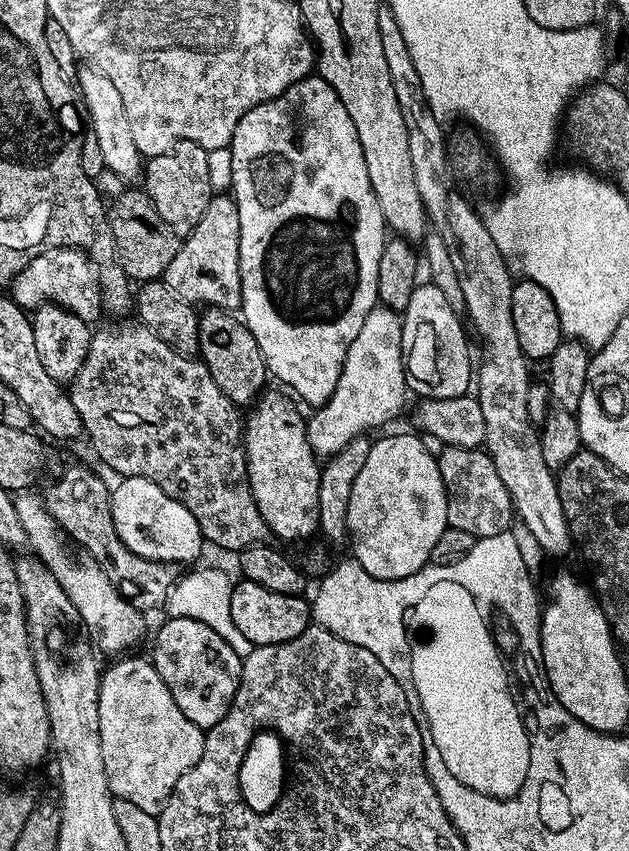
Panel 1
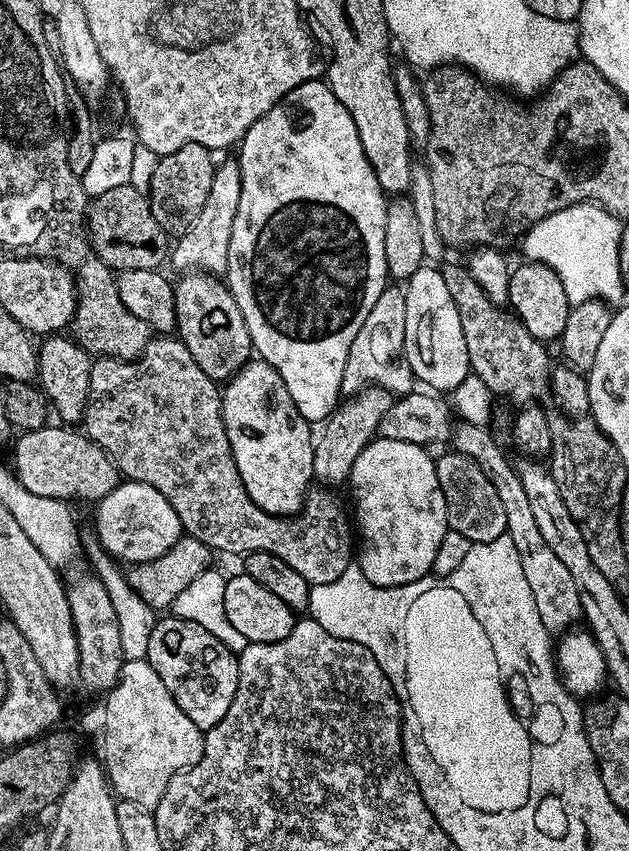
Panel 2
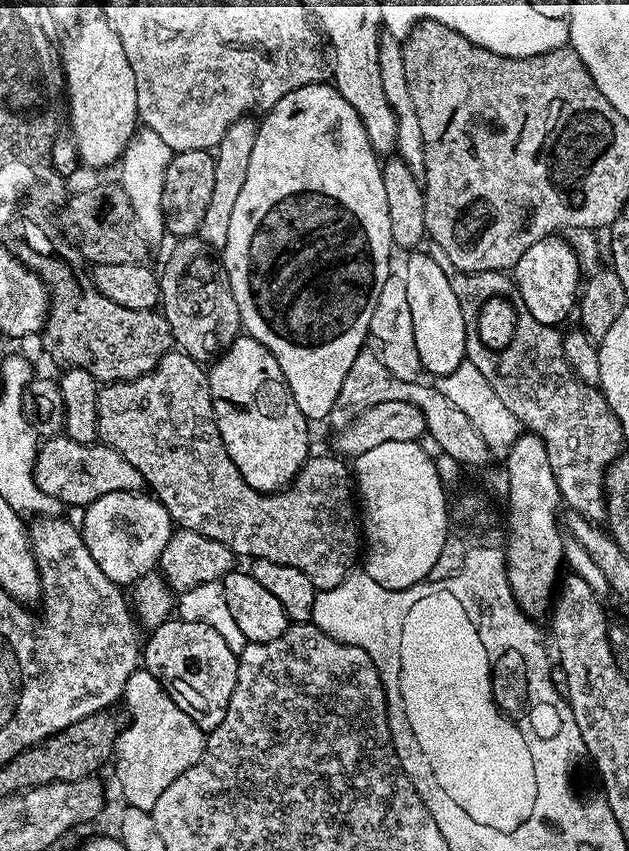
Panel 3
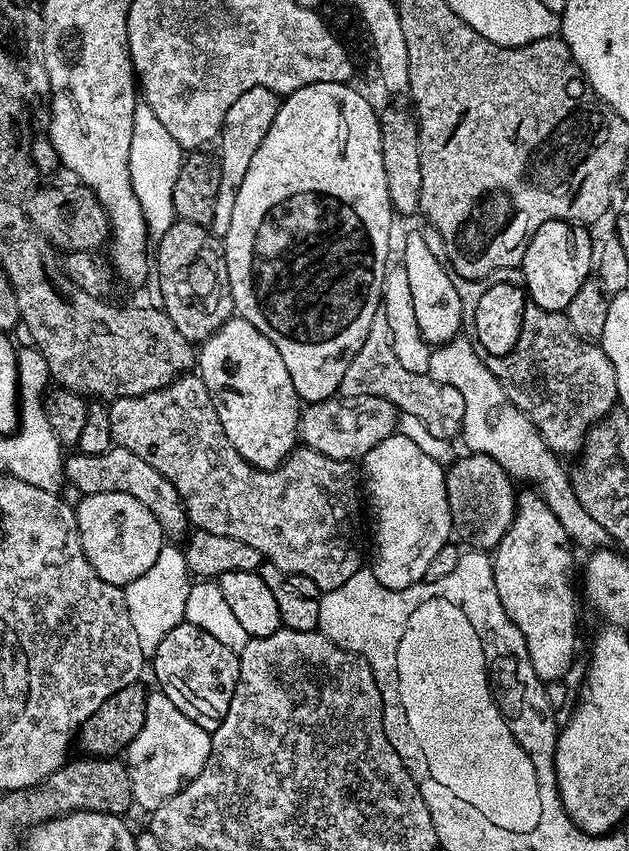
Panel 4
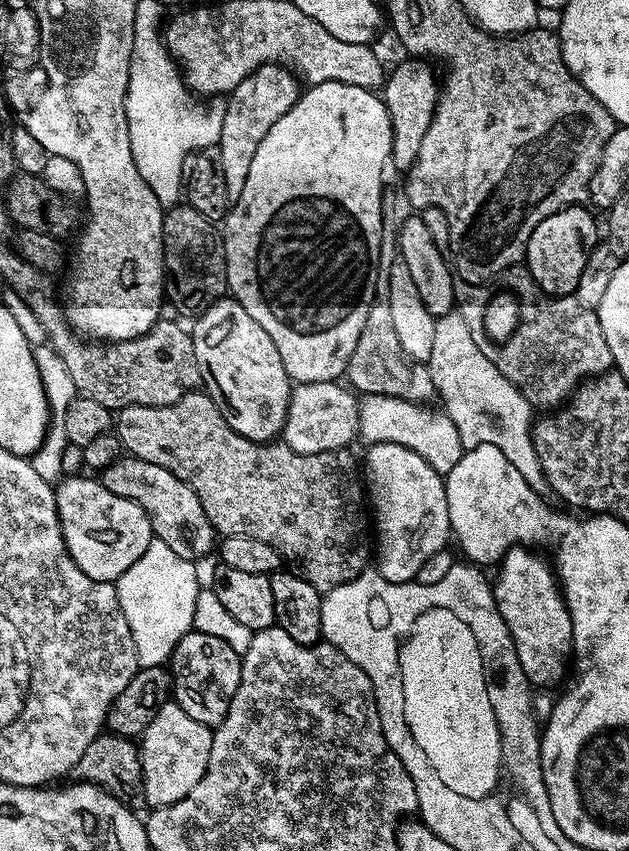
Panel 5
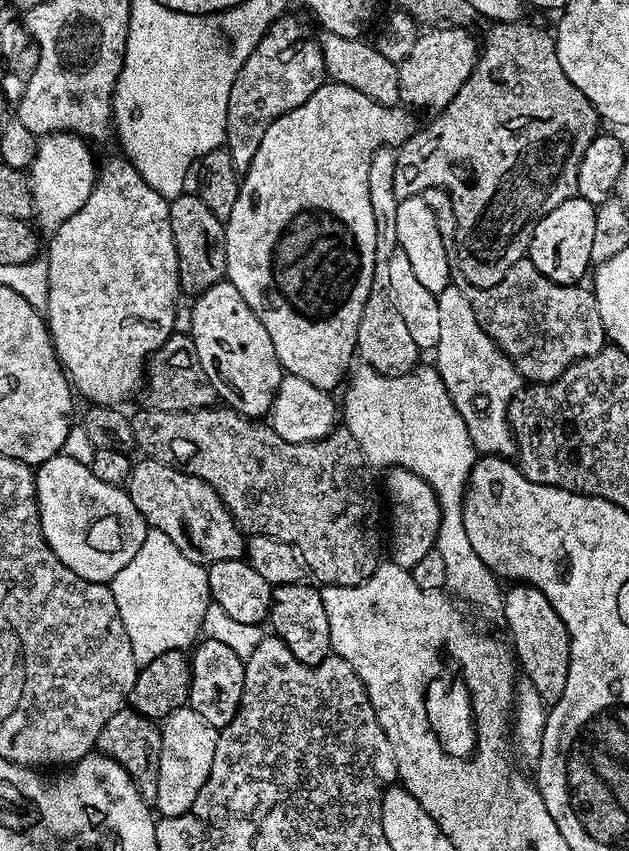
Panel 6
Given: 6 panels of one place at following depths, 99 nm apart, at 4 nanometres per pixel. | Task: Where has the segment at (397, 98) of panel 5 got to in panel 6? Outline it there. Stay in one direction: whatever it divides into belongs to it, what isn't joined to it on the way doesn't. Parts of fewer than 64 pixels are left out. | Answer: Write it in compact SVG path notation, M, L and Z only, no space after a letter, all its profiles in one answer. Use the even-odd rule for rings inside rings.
M432 26L416 37L410 54L398 64L398 90L400 104L412 108L425 108L428 114L438 114L462 90L466 78L480 59L481 45L464 26Z

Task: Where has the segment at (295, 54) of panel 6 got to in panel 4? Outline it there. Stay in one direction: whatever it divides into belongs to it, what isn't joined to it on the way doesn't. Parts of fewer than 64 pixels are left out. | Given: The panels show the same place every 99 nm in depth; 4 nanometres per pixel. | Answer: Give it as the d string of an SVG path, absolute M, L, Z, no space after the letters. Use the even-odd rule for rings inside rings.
M254 86L231 104L230 110L226 110L218 137L220 181L218 198L214 201L214 218L210 225L212 231L221 238L230 230L230 218L234 218L234 202L238 202L242 178L246 178L246 170L250 170L250 162L254 154L258 154L258 146L262 146L262 138L266 138L266 130L270 130L279 109L280 100L277 93L262 86Z

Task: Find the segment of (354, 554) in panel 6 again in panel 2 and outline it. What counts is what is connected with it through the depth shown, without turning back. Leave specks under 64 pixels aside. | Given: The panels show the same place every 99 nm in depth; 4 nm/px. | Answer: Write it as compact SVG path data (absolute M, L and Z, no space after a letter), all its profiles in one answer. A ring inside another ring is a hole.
M153 338L146 350L134 360L100 358L90 370L90 394L82 421L83 431L96 442L116 464L124 480L137 480L146 486L154 486L178 514L181 529L198 542L220 552L265 552L282 558L306 578L308 585L334 582L354 560L354 528L350 516L344 513L335 491L316 486L309 491L304 506L294 516L266 514L246 494L230 442L226 438L226 426L220 417L222 392L217 381L212 380L198 362L194 362L190 350L186 350L179 338Z

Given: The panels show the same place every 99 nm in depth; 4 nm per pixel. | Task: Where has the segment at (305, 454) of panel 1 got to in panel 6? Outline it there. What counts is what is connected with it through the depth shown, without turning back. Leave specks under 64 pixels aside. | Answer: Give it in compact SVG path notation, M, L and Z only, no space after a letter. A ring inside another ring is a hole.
M225 278L210 286L191 301L192 332L190 339L198 350L198 362L210 378L217 397L227 407L249 418L267 417L274 394L285 371L270 342L263 322L246 306L246 298Z

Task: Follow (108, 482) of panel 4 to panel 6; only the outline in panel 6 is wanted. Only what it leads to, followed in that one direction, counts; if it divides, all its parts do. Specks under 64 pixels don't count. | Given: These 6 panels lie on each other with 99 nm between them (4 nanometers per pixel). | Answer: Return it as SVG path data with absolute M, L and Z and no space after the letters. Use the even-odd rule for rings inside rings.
M140 458L133 463L126 491L149 529L157 528L166 534L190 561L207 566L214 562L238 560L245 555L245 533L228 513L228 507L217 492L197 476L157 460Z

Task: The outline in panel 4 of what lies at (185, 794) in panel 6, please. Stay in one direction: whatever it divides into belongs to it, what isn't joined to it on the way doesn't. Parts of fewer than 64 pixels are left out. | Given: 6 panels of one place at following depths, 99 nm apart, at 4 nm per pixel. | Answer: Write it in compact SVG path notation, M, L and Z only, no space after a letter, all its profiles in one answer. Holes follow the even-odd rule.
M149 691L146 722L142 722L142 730L138 730L134 742L130 742L126 749L133 805L137 809L145 808L148 814L155 812L162 802L174 798L178 790L202 774L202 766L206 766L211 749L212 737L206 729L186 718L186 714L182 714L182 710L178 710L178 706L174 706L164 692Z

